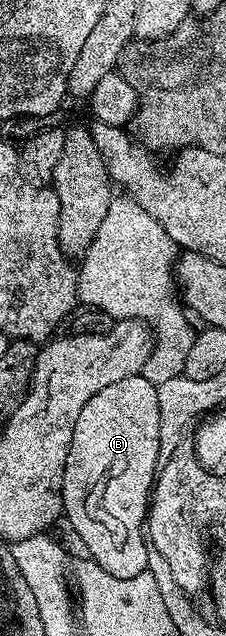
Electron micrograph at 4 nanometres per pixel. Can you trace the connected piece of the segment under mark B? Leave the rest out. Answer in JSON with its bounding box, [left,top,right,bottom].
[62,373,162,578]

